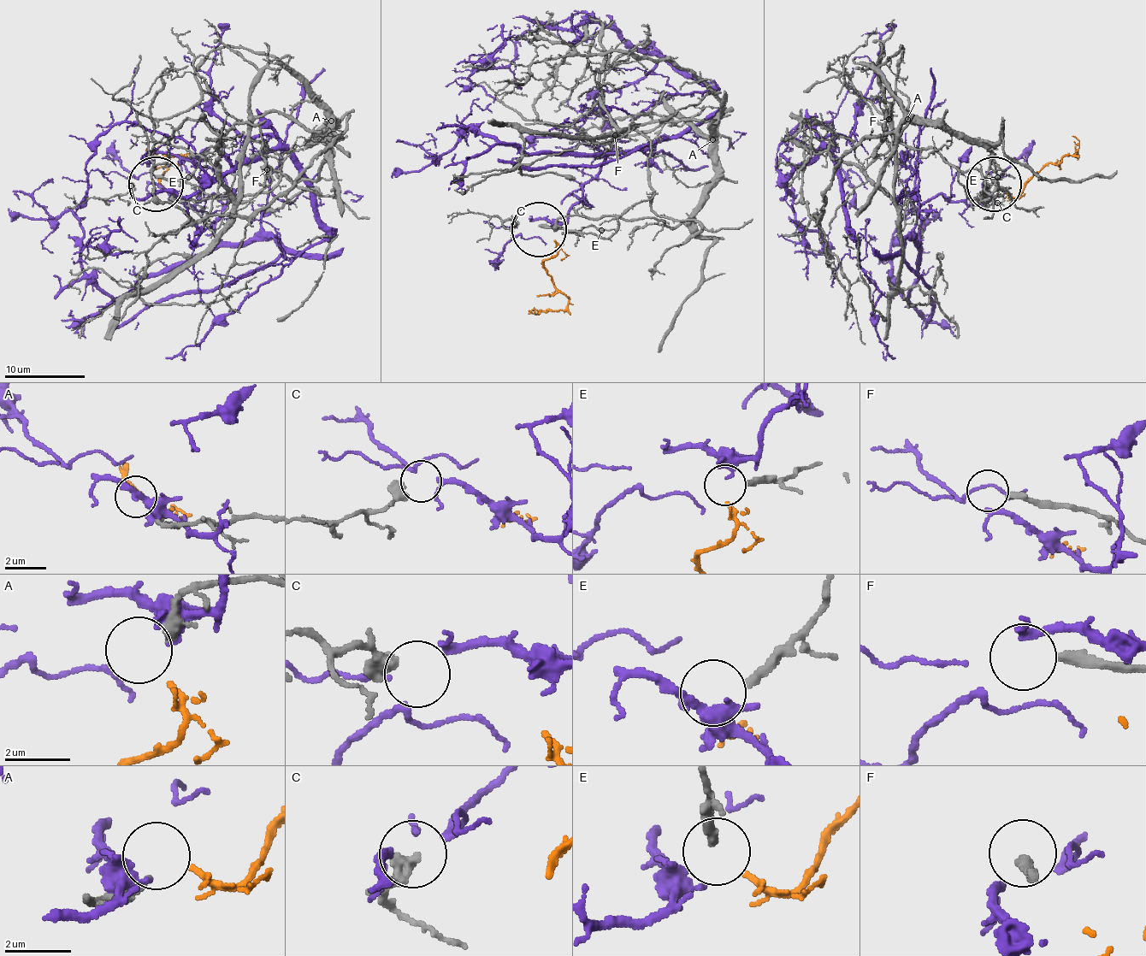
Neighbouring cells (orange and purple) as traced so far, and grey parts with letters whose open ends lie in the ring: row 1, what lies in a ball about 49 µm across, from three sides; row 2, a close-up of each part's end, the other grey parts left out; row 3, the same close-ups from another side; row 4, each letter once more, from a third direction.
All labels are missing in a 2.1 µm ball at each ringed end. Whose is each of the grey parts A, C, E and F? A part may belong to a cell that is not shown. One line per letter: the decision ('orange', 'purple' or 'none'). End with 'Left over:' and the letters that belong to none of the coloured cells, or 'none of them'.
A: none
C: purple
E: orange
F: none
Left over: A, F

